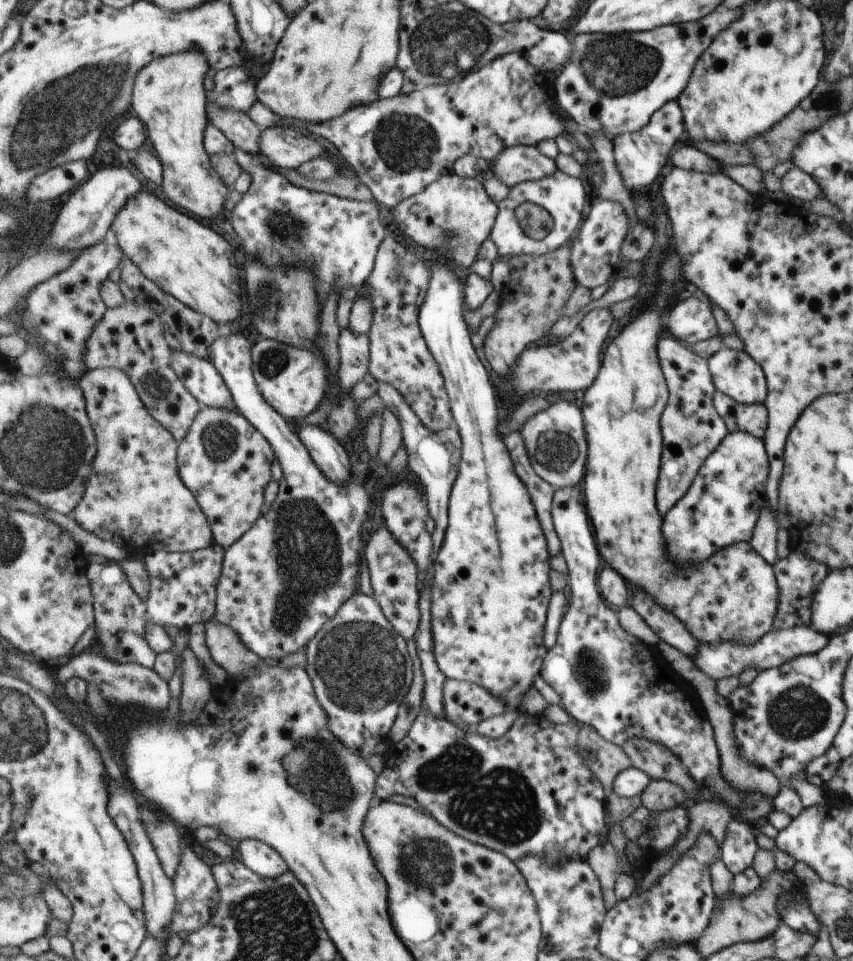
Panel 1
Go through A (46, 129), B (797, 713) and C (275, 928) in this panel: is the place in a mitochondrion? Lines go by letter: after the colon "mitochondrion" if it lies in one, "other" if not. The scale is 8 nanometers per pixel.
A: mitochondrion
B: mitochondrion
C: mitochondrion

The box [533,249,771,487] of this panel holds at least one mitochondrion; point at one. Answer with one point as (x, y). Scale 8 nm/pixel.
(556, 450)

